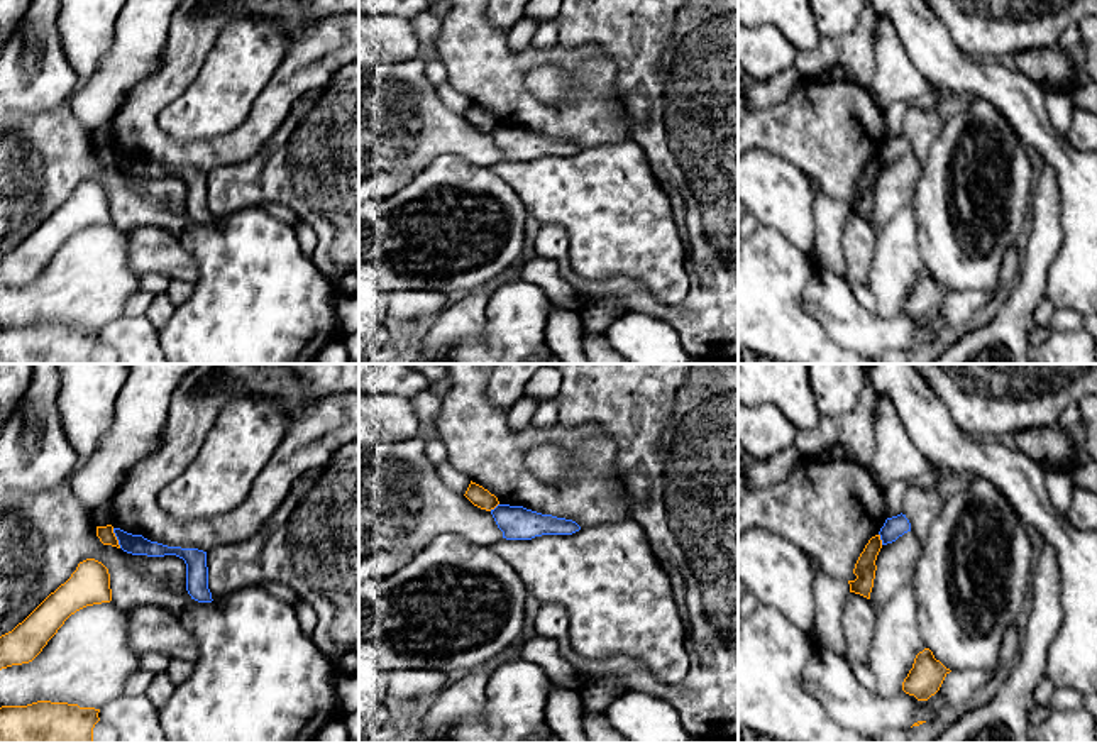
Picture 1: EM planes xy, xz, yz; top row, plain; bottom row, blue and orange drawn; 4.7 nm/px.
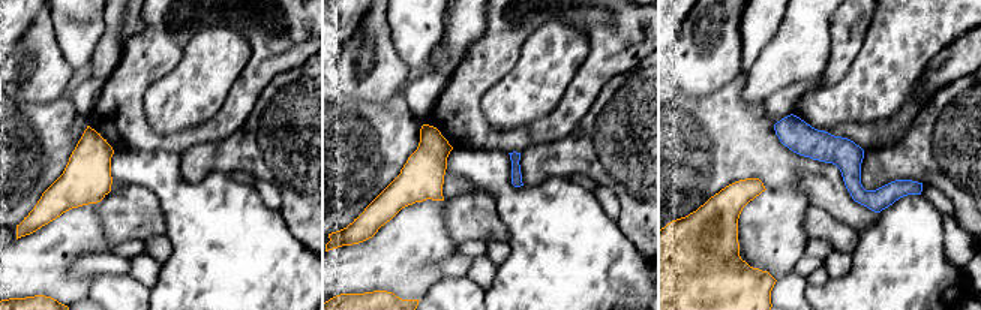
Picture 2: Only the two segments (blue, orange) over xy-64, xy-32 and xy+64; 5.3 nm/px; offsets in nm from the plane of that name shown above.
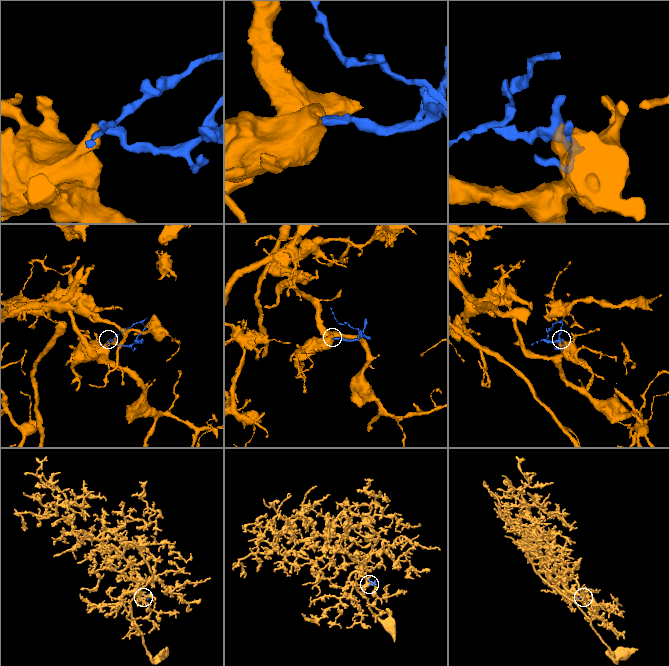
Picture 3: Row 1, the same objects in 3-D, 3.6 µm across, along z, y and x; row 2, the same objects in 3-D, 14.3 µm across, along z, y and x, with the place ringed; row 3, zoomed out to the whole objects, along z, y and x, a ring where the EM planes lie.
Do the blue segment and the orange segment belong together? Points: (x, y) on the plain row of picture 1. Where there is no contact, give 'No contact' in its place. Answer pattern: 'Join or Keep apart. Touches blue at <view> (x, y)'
Keep apart. Touches blue at xy (117, 159)

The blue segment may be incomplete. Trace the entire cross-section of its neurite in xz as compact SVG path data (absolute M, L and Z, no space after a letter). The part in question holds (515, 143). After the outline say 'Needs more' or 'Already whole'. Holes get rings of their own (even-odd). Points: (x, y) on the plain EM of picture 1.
M498 125L491 135L506 161L532 161L542 156L572 156L581 147L565 139L542 135L523 127Z. Already whole

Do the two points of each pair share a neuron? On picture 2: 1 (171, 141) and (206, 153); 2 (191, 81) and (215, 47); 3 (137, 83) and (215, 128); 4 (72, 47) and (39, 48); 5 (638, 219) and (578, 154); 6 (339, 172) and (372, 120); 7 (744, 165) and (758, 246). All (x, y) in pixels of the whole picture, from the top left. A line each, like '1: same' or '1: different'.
1: different
2: same
3: same
4: different
5: same
6: same
7: different

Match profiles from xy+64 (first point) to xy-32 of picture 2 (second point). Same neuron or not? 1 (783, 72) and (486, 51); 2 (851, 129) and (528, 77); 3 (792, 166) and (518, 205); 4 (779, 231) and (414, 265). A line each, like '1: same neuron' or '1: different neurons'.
1: different neurons
2: different neurons
3: different neurons
4: same neuron

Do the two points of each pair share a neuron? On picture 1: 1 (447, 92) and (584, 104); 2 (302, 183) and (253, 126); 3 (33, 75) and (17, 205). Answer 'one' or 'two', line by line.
1: two
2: two
3: two

